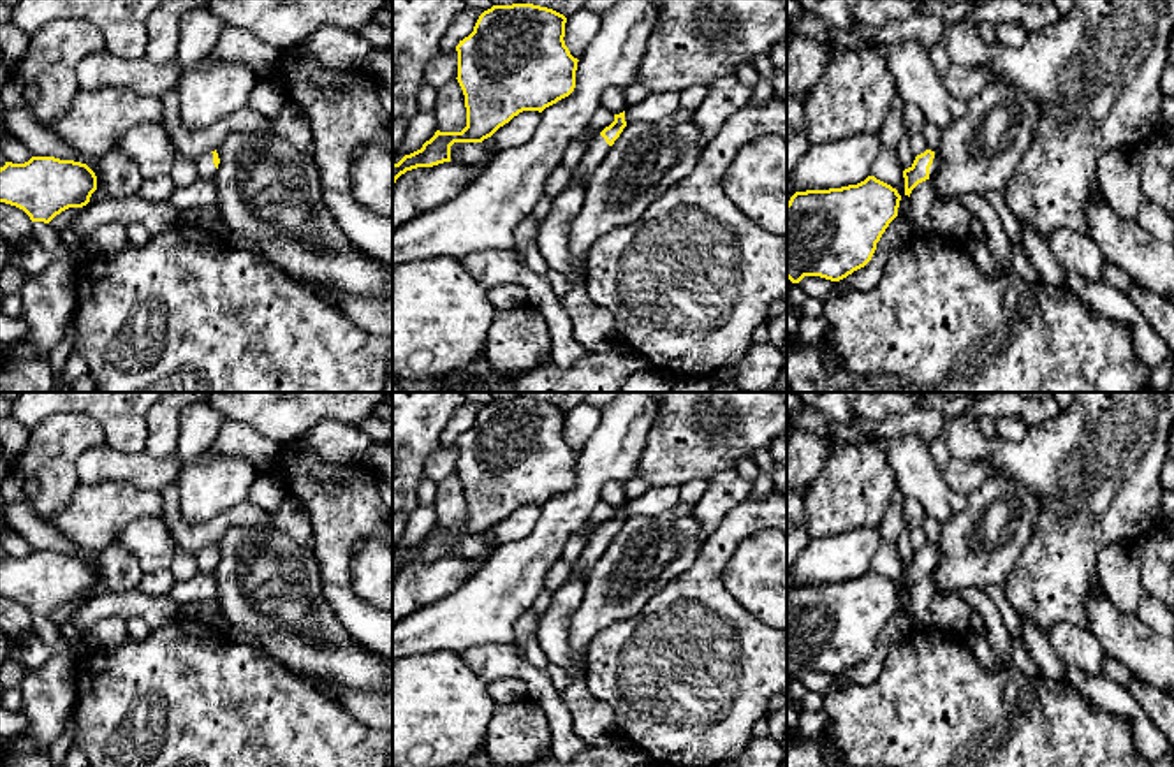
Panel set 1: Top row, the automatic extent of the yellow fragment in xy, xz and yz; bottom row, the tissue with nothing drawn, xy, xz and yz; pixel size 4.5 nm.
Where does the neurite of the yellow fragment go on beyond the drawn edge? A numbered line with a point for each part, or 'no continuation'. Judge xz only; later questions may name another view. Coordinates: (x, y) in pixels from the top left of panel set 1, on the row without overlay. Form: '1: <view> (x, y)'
1: xz (597, 544)

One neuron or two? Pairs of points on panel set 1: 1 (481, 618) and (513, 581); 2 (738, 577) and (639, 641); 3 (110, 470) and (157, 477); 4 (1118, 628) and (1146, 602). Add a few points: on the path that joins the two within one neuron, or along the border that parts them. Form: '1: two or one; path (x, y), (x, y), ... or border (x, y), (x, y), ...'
1: one; path (484, 609), (504, 590)
2: two; border (736, 546), (724, 570), (724, 586), (752, 616)
3: one; path (122, 470), (145, 472)
4: two; border (1136, 614), (1155, 632)

